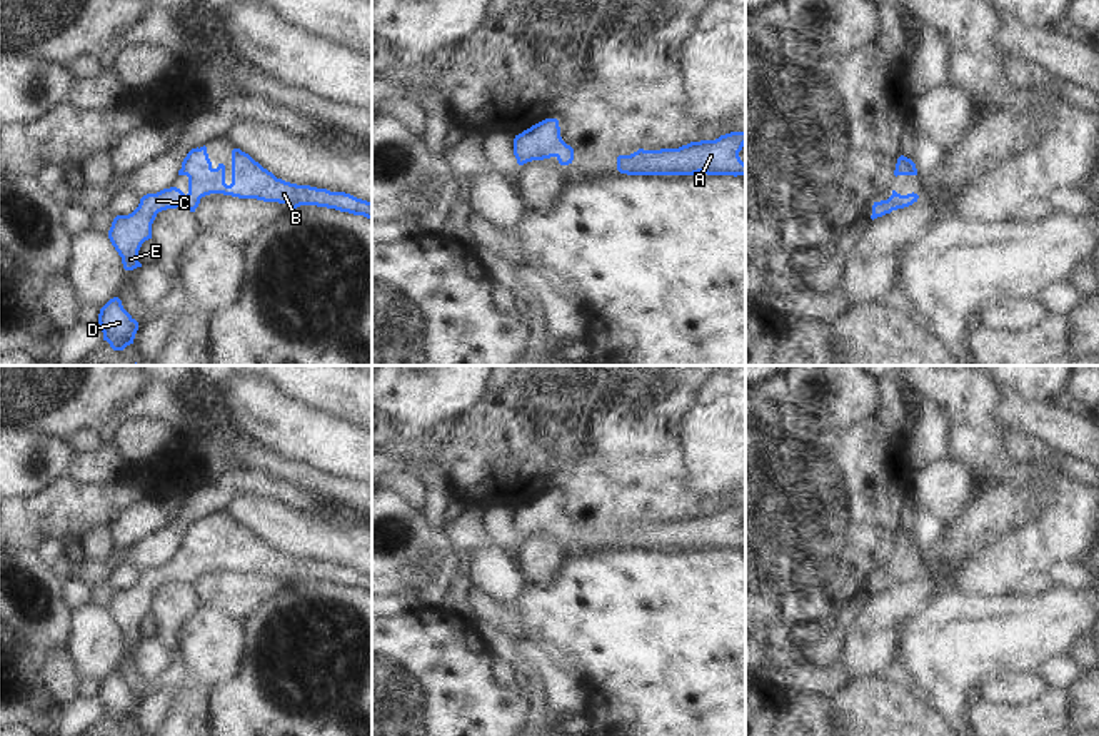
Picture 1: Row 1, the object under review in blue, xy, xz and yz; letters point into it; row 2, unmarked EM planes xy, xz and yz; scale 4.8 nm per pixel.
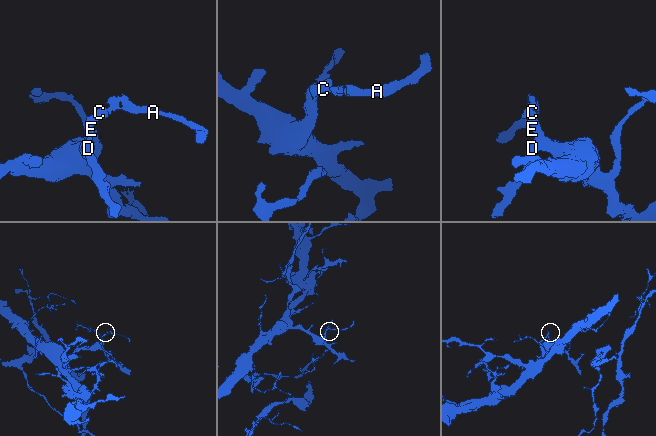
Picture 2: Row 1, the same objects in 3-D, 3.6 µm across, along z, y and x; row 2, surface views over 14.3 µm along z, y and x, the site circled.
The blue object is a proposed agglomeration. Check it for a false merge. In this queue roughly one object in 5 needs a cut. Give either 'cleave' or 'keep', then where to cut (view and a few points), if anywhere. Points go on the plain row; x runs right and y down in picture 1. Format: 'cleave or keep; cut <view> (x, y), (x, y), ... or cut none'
keep; cut none

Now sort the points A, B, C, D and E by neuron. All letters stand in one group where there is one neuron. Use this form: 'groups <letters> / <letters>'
groups A B C D E

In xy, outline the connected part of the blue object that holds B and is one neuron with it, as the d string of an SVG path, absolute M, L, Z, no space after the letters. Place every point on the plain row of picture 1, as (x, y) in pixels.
M205 519L192 522L187 527L178 549L188 551L187 569L177 561L147 567L140 572L138 581L132 587L117 589L113 592L108 612L122 631L125 644L142 641L138 624L145 614L152 612L152 597L158 586L180 579L195 586L200 572L210 567L279 576L287 577L290 582L317 579L372 592L372 576L345 566L330 566L327 562L297 559L277 552L240 522L232 524L230 559L225 557L225 539L218 537L218 541L213 542Z

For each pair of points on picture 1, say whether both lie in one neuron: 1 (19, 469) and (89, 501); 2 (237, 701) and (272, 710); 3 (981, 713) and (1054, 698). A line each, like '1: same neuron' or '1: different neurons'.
1: different neurons
2: same neuron
3: same neuron

